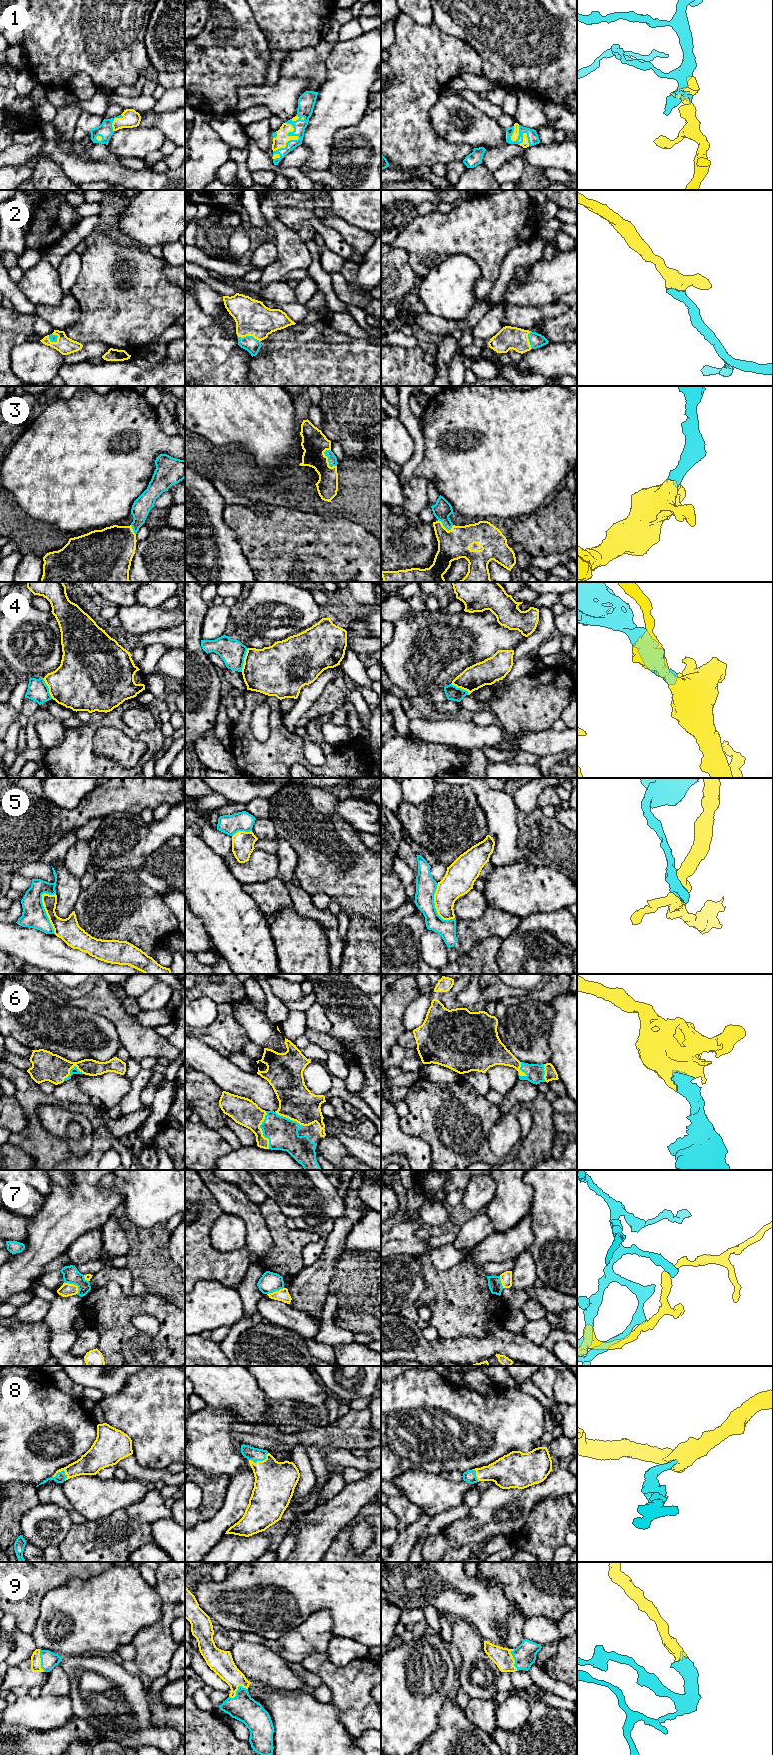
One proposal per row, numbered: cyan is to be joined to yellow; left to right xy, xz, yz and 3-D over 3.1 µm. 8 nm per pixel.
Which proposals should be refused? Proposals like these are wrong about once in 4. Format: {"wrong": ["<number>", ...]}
{"wrong": ["4", "5", "7"]}

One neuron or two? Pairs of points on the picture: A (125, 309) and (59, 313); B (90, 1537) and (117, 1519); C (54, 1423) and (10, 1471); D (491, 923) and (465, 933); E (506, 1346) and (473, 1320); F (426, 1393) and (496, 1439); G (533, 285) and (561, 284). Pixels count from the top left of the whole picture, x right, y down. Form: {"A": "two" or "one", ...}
{"A": "two", "B": "one", "C": "one", "D": "one", "E": "two", "F": "one", "G": "one"}

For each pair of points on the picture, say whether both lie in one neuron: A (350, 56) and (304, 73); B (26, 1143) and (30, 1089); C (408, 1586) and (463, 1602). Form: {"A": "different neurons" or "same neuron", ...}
{"A": "different neurons", "B": "same neuron", "C": "same neuron"}

